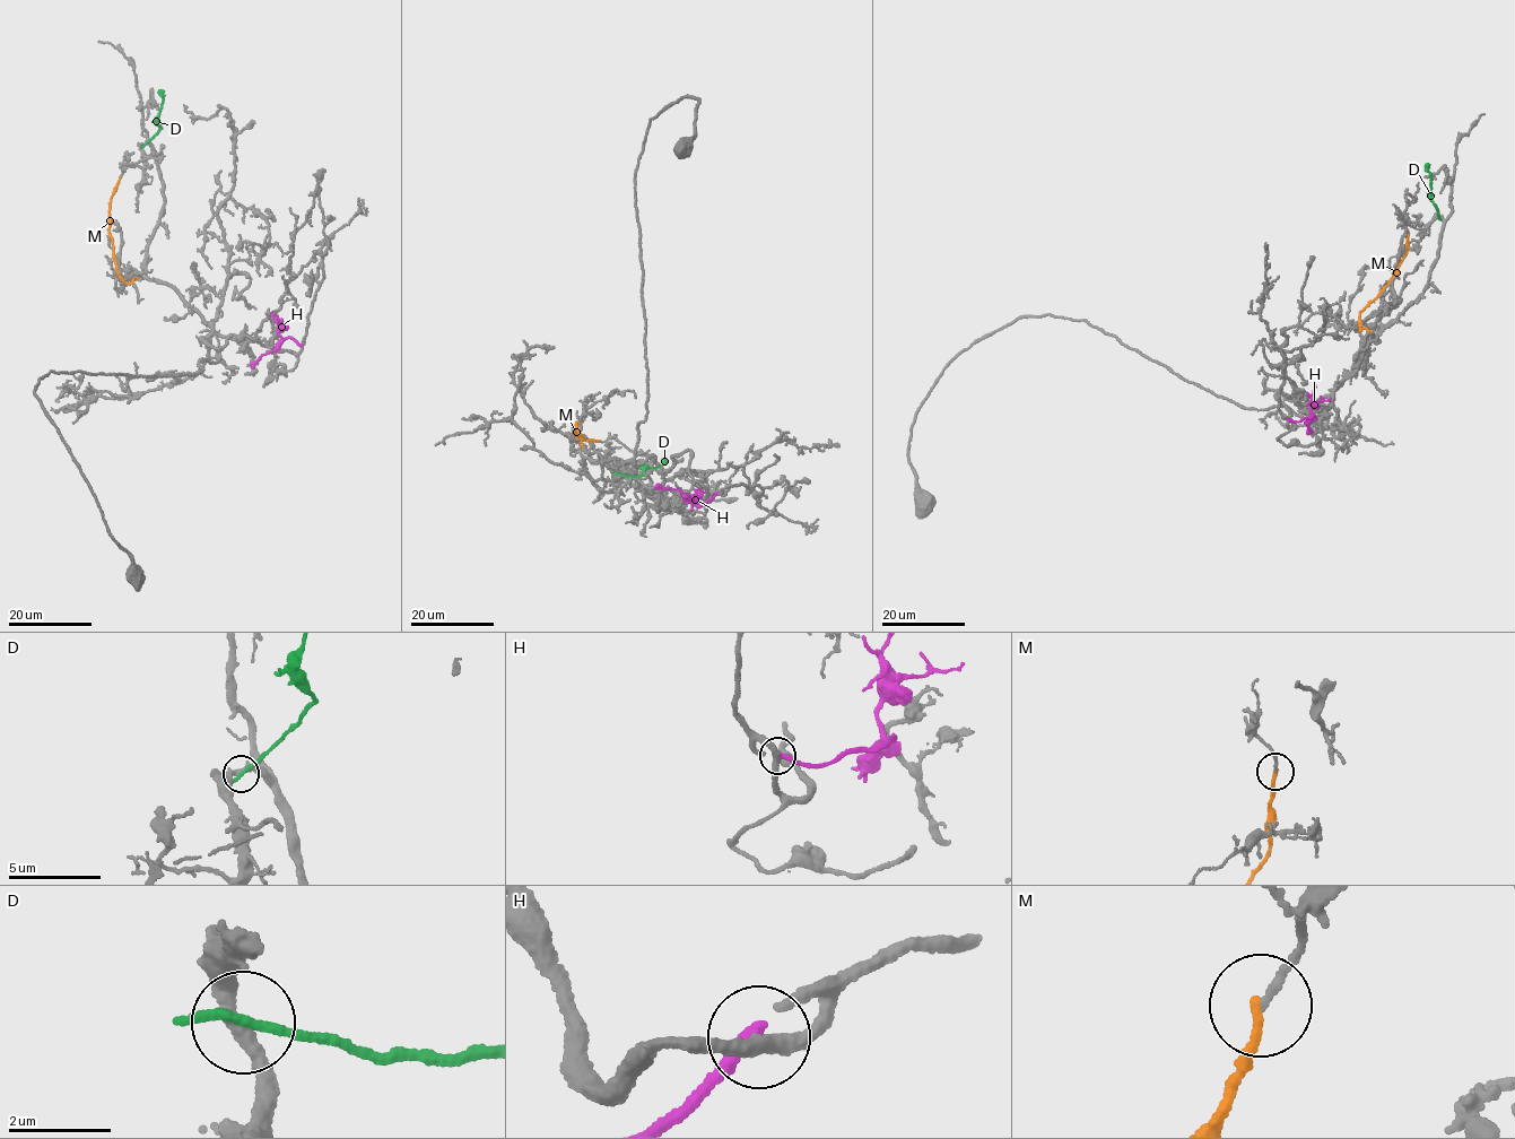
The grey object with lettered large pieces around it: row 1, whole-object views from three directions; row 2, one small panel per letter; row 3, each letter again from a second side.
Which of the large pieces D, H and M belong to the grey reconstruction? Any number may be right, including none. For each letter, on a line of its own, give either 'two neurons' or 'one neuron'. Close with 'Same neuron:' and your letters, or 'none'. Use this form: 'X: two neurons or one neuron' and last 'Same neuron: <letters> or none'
D: two neurons
H: one neuron
M: two neurons
Same neuron: H

